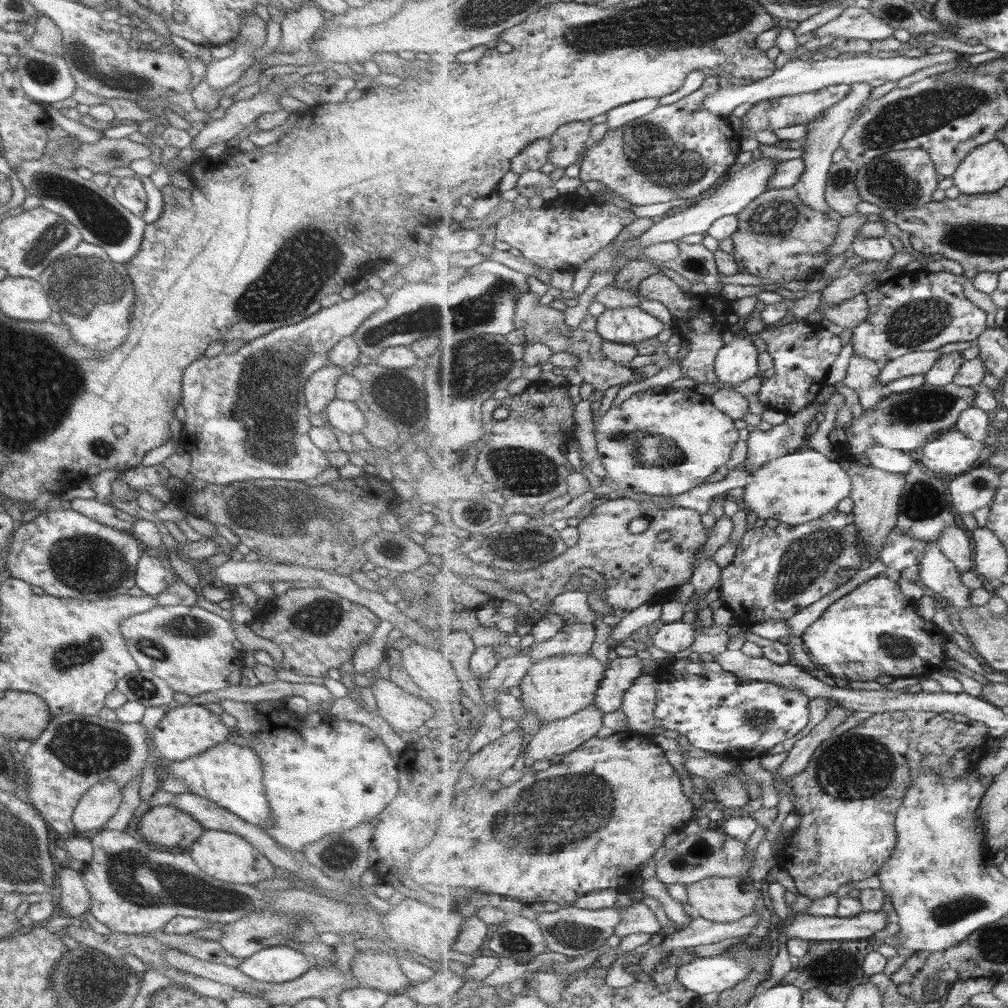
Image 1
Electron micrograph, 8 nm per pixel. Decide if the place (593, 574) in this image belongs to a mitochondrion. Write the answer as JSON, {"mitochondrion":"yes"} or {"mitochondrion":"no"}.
{"mitochondrion":"no"}

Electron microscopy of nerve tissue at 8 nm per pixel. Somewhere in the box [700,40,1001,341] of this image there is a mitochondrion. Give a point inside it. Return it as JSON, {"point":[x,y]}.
{"point":[905,119]}

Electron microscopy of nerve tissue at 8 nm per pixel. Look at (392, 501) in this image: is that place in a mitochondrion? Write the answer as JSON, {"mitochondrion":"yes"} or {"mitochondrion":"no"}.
{"mitochondrion":"no"}

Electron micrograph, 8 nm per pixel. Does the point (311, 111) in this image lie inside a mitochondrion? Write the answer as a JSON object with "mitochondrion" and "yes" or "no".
{"mitochondrion":"no"}

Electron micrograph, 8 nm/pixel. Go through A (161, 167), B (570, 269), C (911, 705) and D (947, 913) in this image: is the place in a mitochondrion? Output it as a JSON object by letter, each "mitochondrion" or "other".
{"A":"other","B":"other","C":"other","D":"mitochondrion"}

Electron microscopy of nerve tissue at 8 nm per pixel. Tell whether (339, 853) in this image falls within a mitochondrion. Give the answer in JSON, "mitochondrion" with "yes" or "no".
{"mitochondrion":"yes"}

